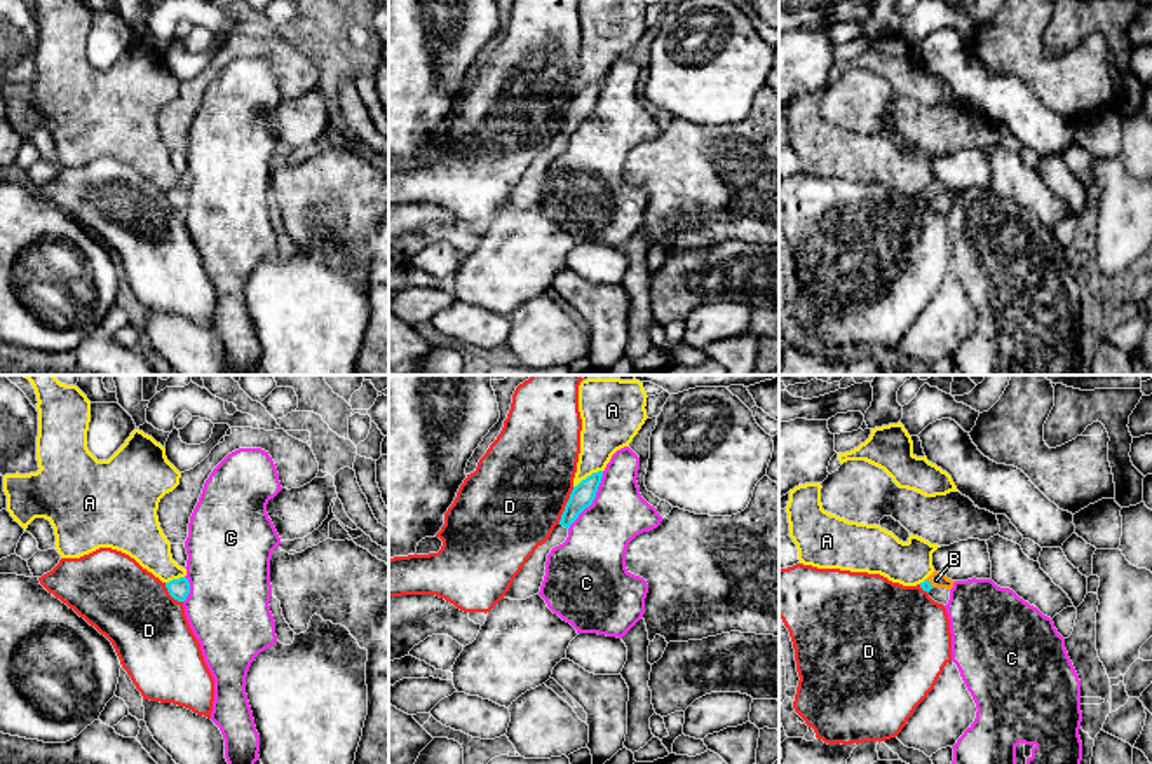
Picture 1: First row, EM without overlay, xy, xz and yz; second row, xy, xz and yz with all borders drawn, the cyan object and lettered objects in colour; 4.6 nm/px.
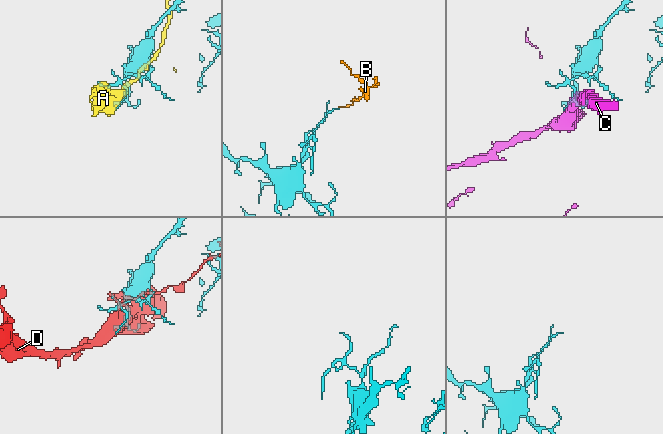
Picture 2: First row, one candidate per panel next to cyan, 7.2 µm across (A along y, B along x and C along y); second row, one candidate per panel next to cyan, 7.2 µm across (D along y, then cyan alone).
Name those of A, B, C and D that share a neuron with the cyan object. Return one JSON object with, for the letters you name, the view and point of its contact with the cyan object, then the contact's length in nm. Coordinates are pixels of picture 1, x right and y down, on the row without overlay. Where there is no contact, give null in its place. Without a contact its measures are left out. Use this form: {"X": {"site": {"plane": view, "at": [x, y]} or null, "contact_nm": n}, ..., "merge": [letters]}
{"B": {"site": {"plane": "yz", "at": [929, 192]}, "contact_nm": 50}, "merge": ["B"]}

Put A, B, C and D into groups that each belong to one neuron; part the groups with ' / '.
A / B / C / D

